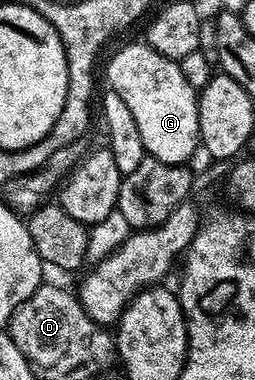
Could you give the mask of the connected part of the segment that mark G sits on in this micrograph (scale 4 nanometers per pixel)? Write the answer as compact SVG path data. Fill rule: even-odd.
M147 42L128 43L121 51L112 55L108 63L108 84L107 86L122 101L126 101L134 122L138 125L138 133L142 136L142 145L145 152L151 158L167 163L187 164L188 158L200 147L200 130L198 129L198 92L192 88L190 81L182 77L182 69L179 62L167 59L158 53Z

